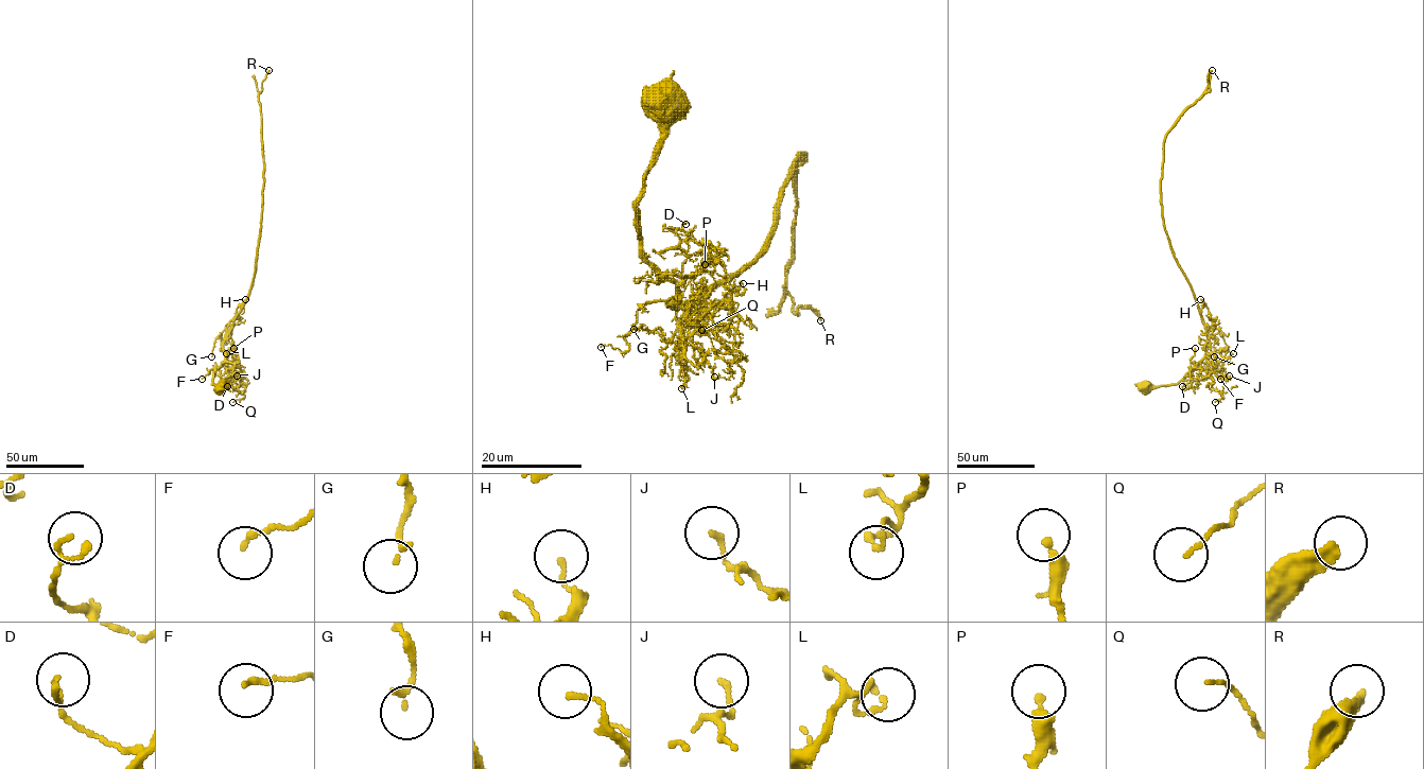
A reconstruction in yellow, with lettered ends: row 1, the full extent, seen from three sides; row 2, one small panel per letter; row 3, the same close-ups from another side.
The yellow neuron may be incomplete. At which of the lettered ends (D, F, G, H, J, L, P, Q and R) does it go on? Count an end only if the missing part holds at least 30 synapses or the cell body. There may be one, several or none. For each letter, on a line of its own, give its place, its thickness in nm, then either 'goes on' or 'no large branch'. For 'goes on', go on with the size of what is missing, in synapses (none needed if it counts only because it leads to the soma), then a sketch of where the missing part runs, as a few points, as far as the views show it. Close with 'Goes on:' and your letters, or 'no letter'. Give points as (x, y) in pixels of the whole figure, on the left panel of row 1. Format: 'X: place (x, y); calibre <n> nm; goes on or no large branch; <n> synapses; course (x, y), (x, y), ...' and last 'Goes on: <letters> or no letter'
D: place (227, 386); calibre 80 nm; no large branch
F: place (202, 379); calibre 160 nm; no large branch
G: place (211, 356); calibre 150 nm; no large branch
H: place (245, 299); calibre 140 nm; no large branch
J: place (237, 376); calibre 150 nm; no large branch
L: place (226, 353); calibre 170 nm; no large branch
P: place (233, 348); calibre 320 nm; no large branch
Q: place (232, 402); calibre 90 nm; no large branch
R: place (268, 70); calibre 360 nm; goes on; 500 synapses; course (268, 70), (312, 35), (332, 36), (336, 46), (331, 36), (354, 38), (378, 24), (388, 25)
Goes on: R

